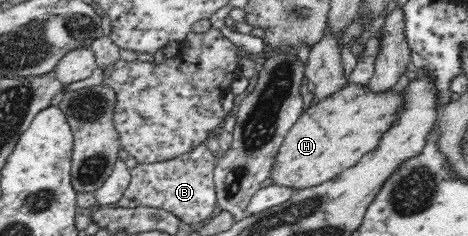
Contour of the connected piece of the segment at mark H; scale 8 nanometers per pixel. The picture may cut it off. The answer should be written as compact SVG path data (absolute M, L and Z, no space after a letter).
M348 83L334 95L315 100L287 131L270 171L272 183L298 190L311 188L355 166L396 123L398 113L404 111L403 95L392 89L373 93L368 86Z

